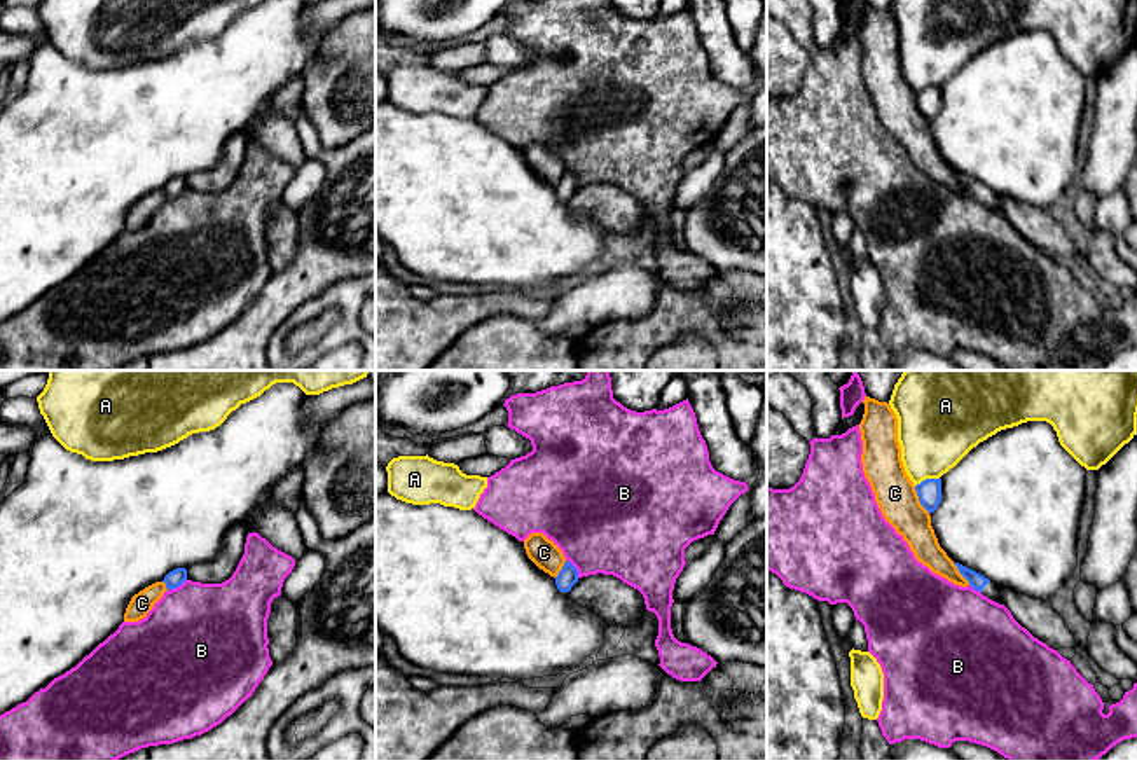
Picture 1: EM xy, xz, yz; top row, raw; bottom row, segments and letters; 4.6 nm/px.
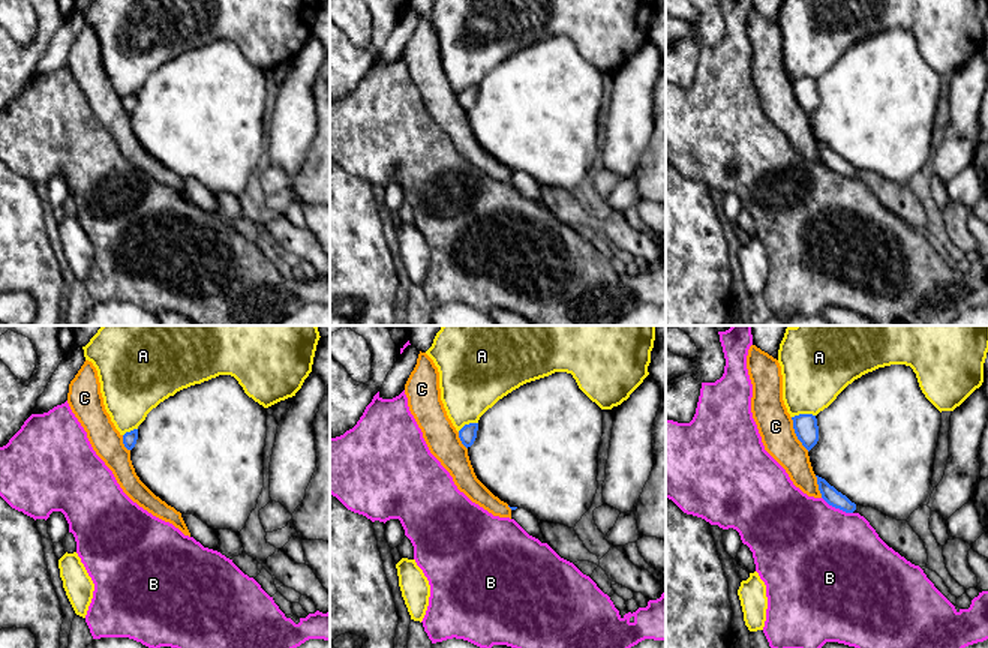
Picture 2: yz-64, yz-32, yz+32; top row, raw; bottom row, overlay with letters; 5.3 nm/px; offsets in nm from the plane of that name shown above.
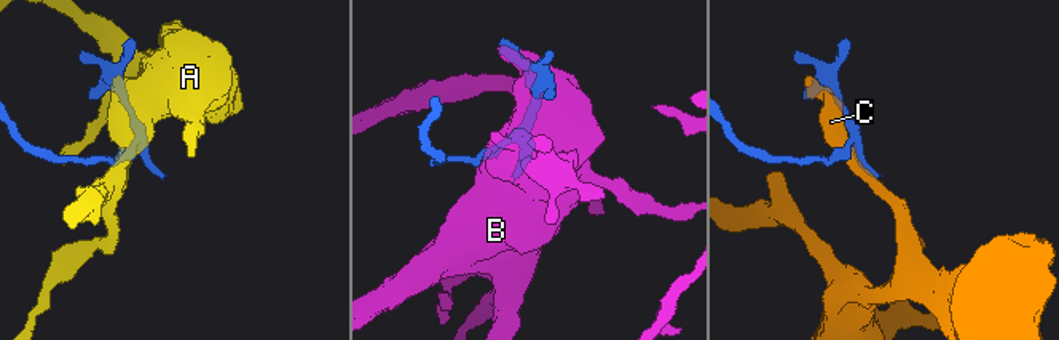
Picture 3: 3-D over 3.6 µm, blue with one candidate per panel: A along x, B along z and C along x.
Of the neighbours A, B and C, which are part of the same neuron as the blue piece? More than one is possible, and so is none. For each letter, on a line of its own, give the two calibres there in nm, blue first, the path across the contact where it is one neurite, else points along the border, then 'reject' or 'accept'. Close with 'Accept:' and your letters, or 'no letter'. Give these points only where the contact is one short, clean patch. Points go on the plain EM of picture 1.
A: 110/360 nm | reject
B: 90/460 nm | reject
C: 110/190 nm | reject
Accept: no letter

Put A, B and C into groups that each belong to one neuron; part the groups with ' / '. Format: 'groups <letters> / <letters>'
groups A / B / C

